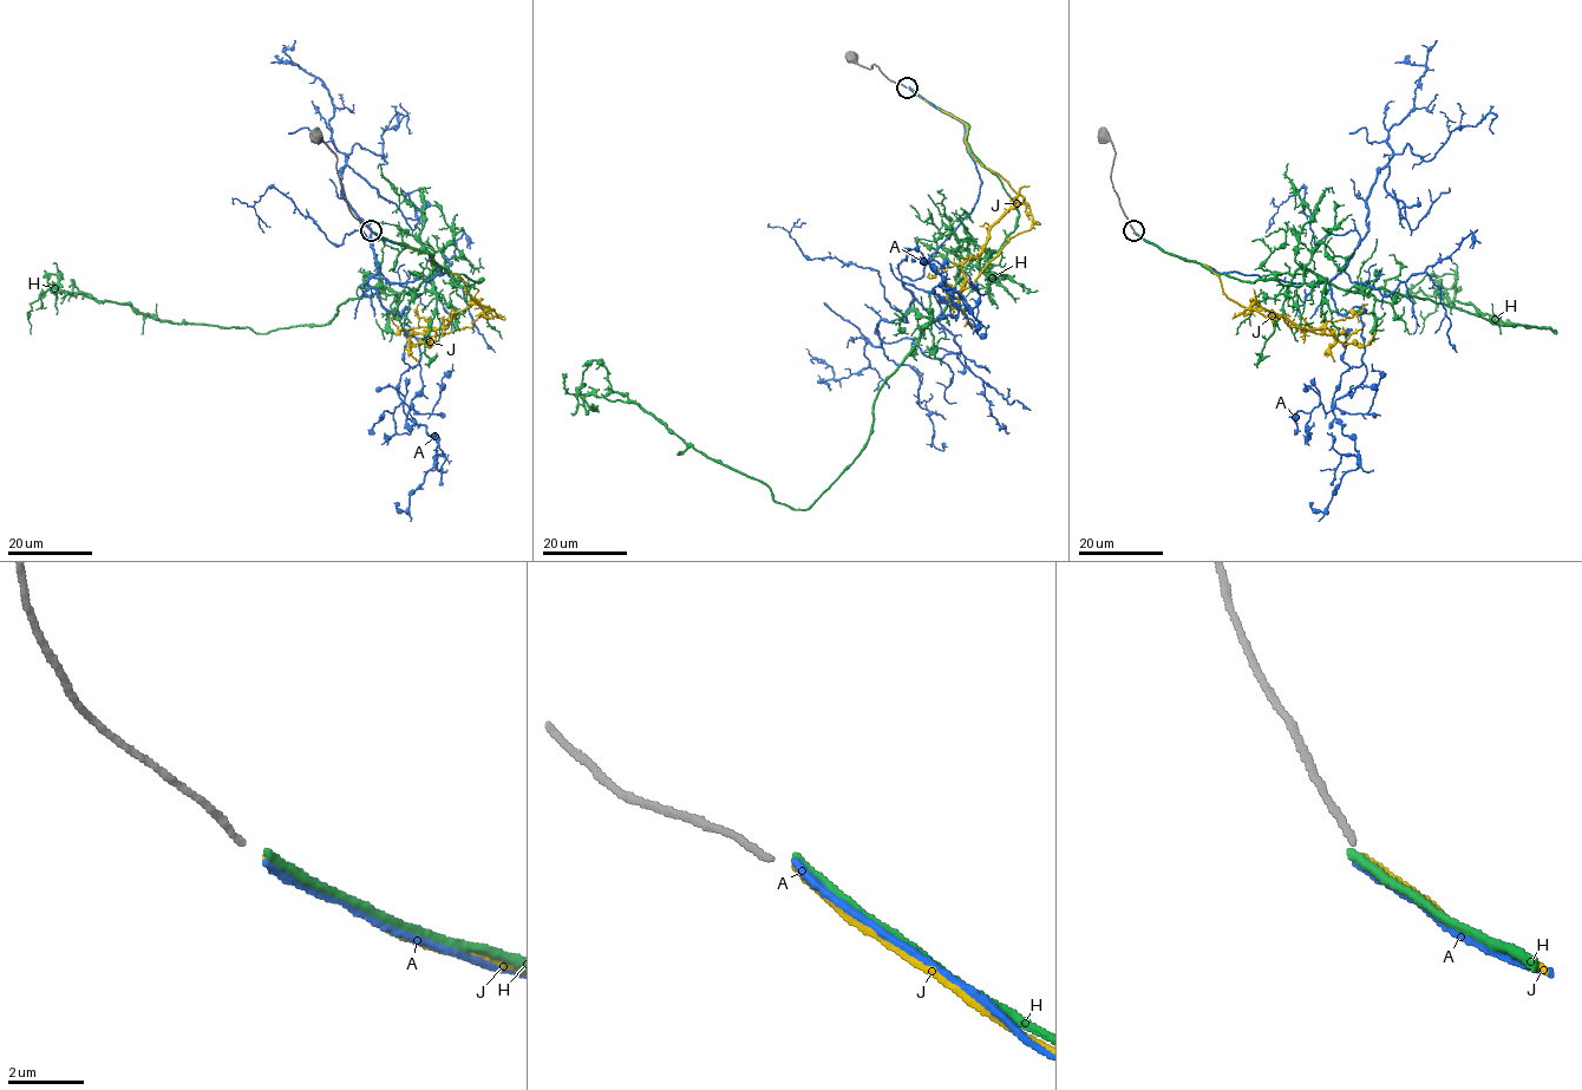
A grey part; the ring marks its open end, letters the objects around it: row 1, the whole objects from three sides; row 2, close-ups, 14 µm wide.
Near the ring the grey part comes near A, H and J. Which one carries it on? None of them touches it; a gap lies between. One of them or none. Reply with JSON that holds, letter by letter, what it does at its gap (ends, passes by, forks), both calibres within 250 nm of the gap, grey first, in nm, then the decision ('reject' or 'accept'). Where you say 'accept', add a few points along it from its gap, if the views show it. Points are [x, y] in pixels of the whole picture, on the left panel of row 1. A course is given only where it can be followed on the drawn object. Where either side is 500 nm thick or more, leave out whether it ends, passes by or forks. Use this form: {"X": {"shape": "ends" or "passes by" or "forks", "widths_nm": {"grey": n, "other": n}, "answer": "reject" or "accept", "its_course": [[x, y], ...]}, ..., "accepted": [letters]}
{"A": {"shape": "ends", "widths_nm": {"grey": 180, "other": 240}, "answer": "reject"}, "H": {"shape": "ends", "widths_nm": {"grey": 180, "other": 240}, "answer": "reject"}, "J": {"shape": "ends", "widths_nm": {"grey": 180, "other": 180}, "answer": "accept", "its_course": [[373, 233], [430, 254], [489, 307], [471, 304], [444, 327], [409, 339], [431, 345], [436, 332]]}, "accepted": ["J"]}

